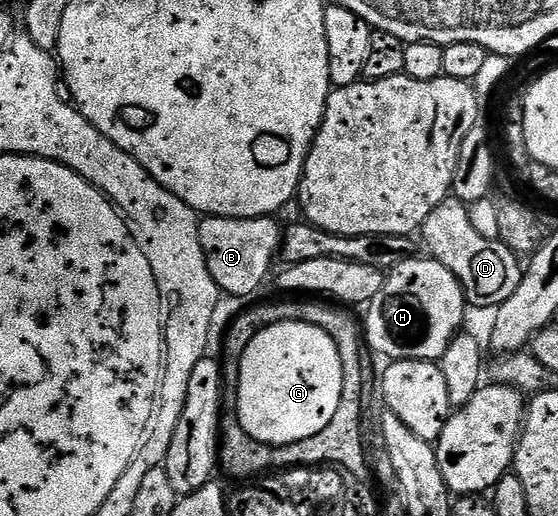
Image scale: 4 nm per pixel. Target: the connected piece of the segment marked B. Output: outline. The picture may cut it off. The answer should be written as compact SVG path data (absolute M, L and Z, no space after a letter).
M204 216L199 222L201 245L209 267L209 275L224 294L231 297L251 297L267 281L271 264L283 248L284 226L270 217Z

